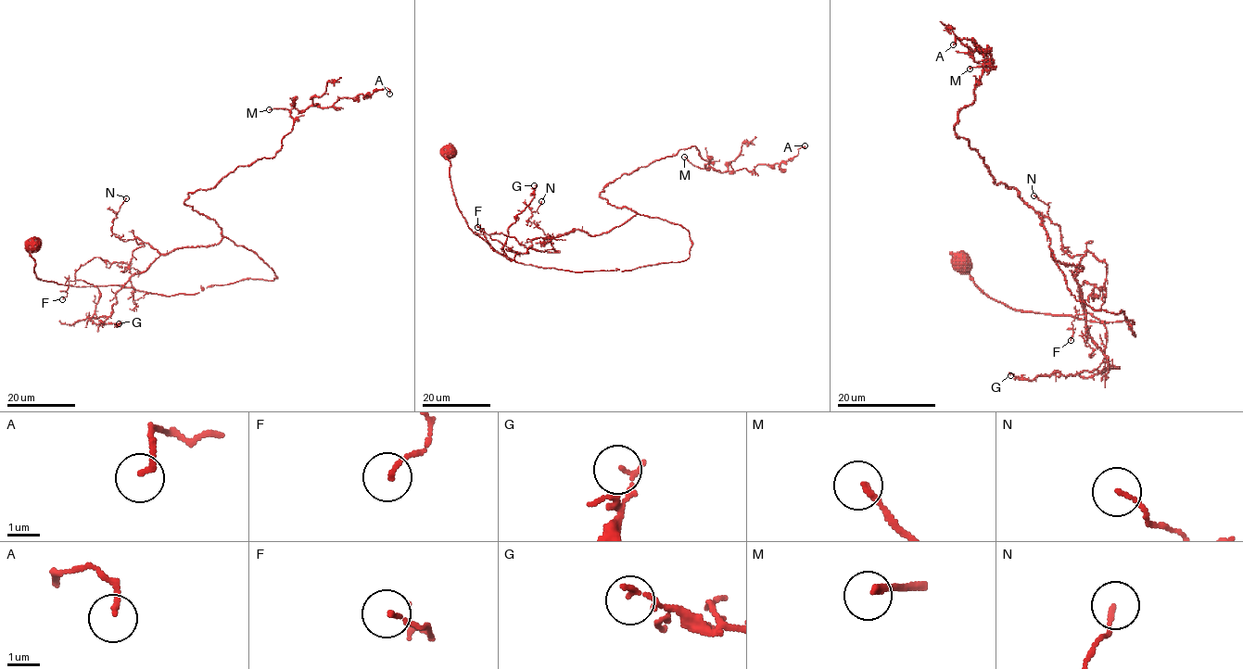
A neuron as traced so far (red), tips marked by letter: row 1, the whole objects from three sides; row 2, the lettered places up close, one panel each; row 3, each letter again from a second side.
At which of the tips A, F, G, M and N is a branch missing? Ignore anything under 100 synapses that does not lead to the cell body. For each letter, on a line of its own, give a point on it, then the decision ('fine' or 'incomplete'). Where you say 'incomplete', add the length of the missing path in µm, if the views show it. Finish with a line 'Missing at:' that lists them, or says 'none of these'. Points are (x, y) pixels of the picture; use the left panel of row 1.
A: (389, 94) | fine
F: (62, 299) | fine
G: (119, 323) | fine
M: (269, 109) | fine
N: (126, 198) | fine
Missing at: none of these

